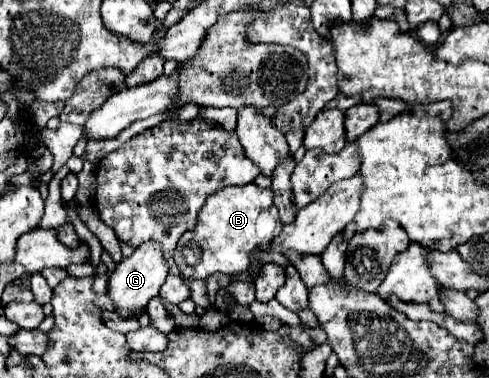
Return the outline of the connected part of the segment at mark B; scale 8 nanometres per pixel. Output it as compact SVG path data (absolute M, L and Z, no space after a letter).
M254 183L242 187L224 187L216 195L208 197L200 209L198 225L180 237L174 261L180 273L190 279L208 279L212 273L244 273L244 269L250 265L254 249L260 249L263 244L265 250L268 249L272 239L281 231L282 221L272 201L272 189L262 189Z

